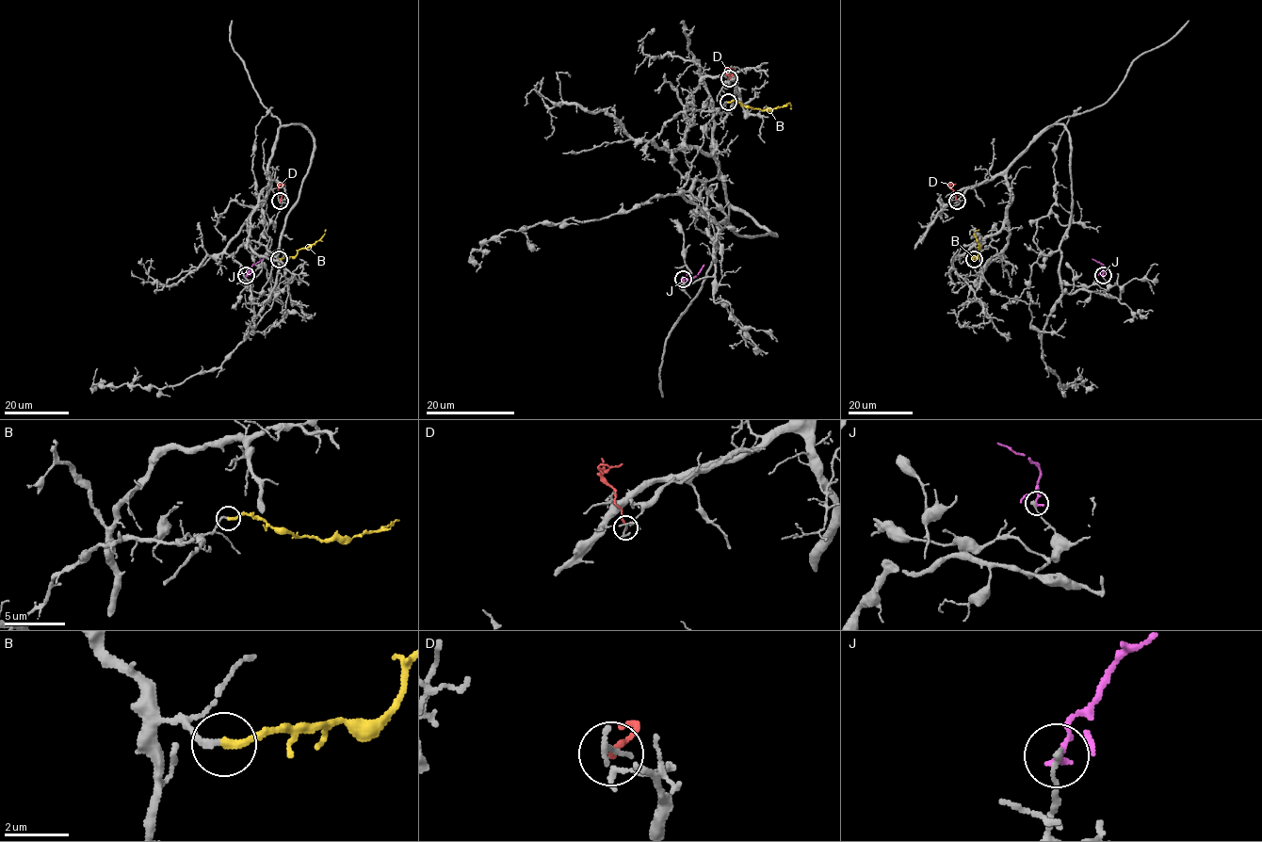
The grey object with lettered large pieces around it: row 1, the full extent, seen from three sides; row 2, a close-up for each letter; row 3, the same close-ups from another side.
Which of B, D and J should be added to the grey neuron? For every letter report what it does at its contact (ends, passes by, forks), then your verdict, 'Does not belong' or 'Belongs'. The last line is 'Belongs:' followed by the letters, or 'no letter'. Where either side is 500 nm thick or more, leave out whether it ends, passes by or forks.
B: It ends there. Belongs
D: It ends there. Does not belong
J: It ends there. Does not belong
Belongs: B

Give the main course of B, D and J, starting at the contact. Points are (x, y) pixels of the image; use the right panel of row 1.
B: (974, 259), (979, 248), (975, 231), (979, 230)
D: (957, 201), (949, 185), (955, 184)
J: (1103, 275), (1103, 266), (1092, 259)

